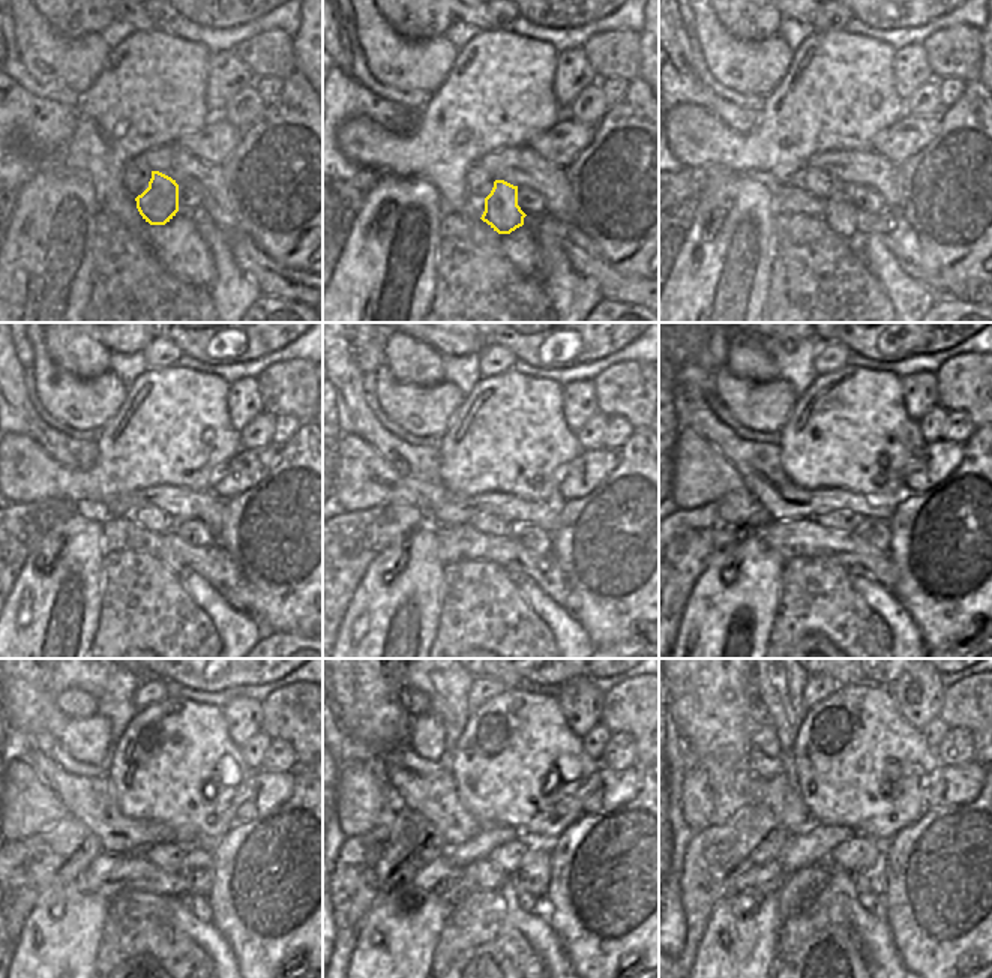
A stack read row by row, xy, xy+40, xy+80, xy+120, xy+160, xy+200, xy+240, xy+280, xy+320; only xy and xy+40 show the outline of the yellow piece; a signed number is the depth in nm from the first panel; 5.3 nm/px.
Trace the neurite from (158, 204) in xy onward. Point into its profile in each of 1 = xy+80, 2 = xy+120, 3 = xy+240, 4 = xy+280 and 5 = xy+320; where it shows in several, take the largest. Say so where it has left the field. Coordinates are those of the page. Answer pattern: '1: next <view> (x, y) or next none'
1: next xy+80 (839, 210)
2: next xy+120 (171, 564)
3: next xy+240 (194, 903)
4: next xy+280 (530, 903)
5: next xy+320 (868, 900)

